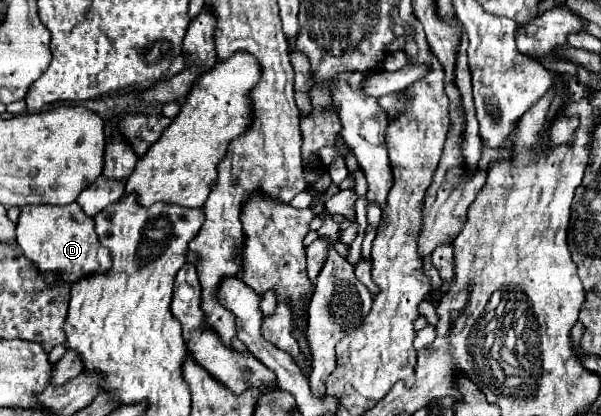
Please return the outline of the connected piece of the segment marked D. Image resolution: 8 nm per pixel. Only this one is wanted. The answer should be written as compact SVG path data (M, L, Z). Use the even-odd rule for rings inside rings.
M76 202L68 206L26 204L16 226L16 244L28 260L38 264L46 278L52 280L54 274L60 274L62 280L76 282L86 274L106 272L112 266L110 250L100 244L94 228L94 220L88 218Z

